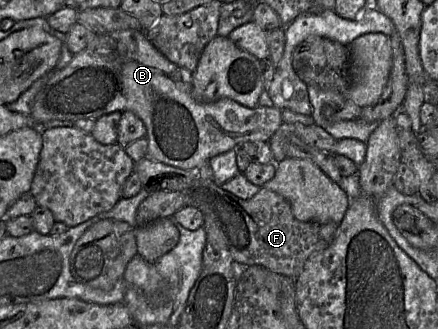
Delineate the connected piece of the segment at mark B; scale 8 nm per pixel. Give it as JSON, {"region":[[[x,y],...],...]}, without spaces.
{"region":[[[128,29],[114,31],[108,34],[96,34],[95,37],[87,44],[86,48],[83,51],[73,54],[71,61],[65,67],[54,71],[51,79],[46,83],[46,85],[39,91],[39,93],[35,97],[31,117],[36,121],[37,124],[43,124],[44,122],[49,120],[97,120],[101,116],[116,111],[132,111],[139,118],[142,119],[142,121],[145,123],[147,127],[147,157],[149,157],[152,160],[173,165],[184,170],[197,170],[203,164],[209,162],[209,160],[212,157],[226,152],[230,149],[236,148],[238,145],[241,145],[247,141],[269,142],[272,135],[276,132],[276,130],[280,127],[282,123],[282,110],[275,106],[267,107],[258,105],[253,108],[248,108],[231,99],[220,99],[214,102],[201,103],[193,98],[192,86],[193,72],[170,62],[152,45],[152,43],[147,38],[145,31]]]}

